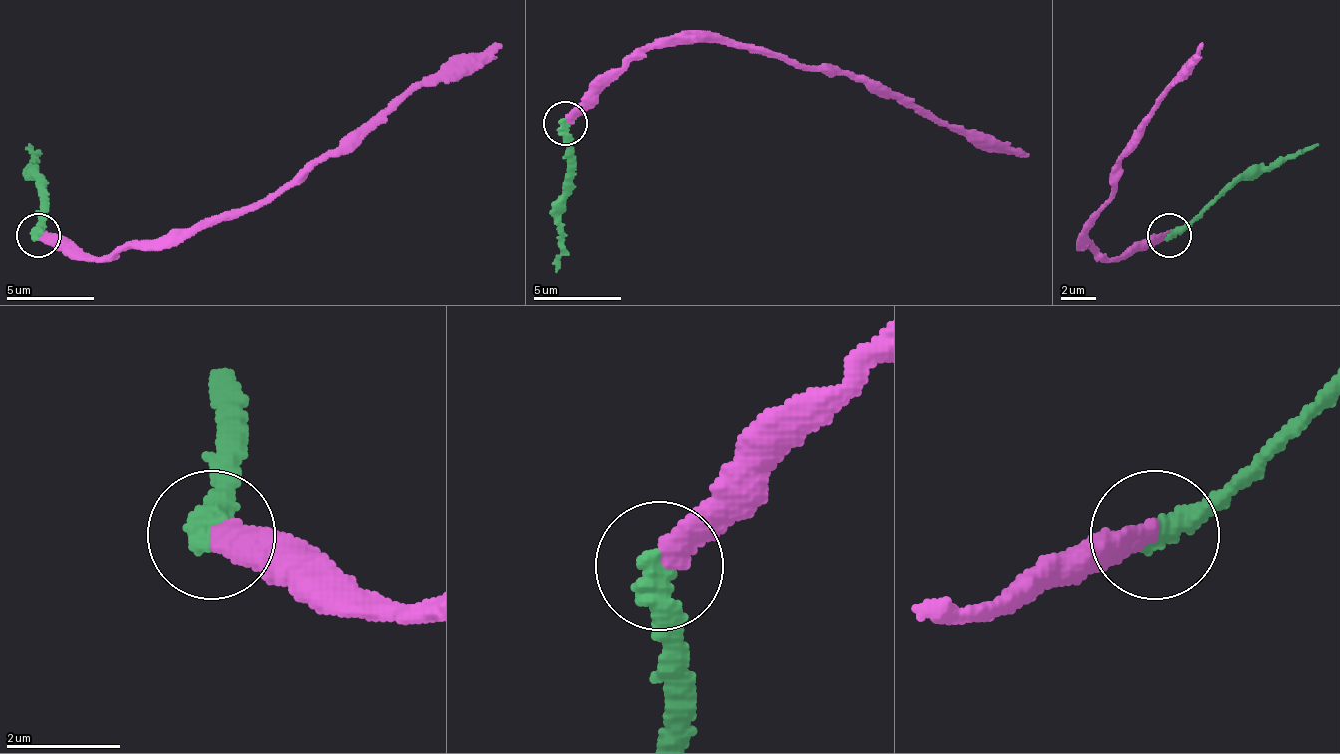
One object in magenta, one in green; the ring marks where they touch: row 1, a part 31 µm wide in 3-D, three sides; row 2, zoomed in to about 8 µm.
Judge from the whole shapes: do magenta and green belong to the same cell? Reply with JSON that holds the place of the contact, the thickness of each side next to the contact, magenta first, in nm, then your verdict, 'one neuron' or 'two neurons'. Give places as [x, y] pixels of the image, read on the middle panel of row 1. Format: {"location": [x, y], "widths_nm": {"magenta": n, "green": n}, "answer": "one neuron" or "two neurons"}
{"location": [565, 123], "widths_nm": {"magenta": 420, "green": 480}, "answer": "one neuron"}

